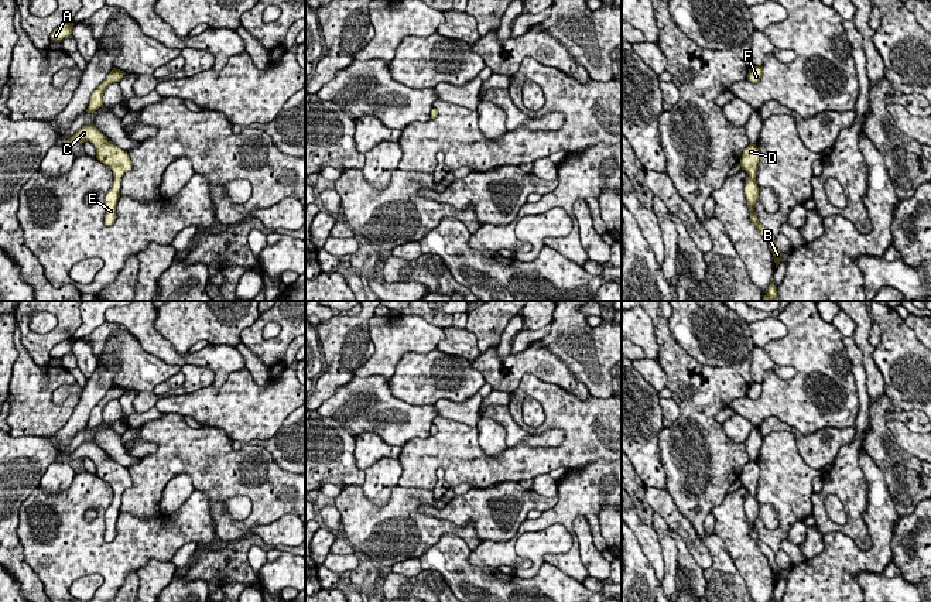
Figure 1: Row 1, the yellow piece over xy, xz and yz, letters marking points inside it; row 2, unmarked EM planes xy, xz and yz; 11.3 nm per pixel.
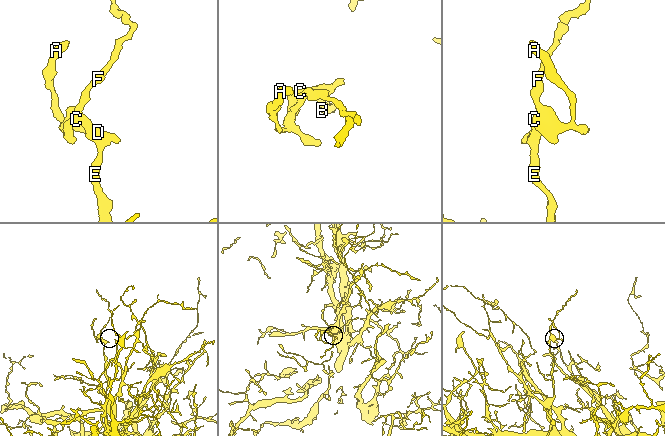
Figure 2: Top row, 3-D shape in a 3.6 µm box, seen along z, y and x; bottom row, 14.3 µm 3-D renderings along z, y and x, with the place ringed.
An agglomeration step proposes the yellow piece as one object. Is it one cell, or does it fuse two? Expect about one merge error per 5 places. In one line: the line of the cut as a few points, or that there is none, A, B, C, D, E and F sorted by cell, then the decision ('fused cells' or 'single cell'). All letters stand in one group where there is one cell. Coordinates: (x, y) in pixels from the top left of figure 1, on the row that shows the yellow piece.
no cut; A B C D E F; single cell

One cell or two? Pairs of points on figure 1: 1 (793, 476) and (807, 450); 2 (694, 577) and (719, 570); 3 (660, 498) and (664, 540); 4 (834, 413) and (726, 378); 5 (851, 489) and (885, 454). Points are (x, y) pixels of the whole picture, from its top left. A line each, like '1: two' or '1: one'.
1: two
2: two
3: two
4: two
5: two

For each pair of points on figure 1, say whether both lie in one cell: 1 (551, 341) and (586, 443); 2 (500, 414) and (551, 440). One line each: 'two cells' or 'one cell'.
1: two cells
2: one cell

